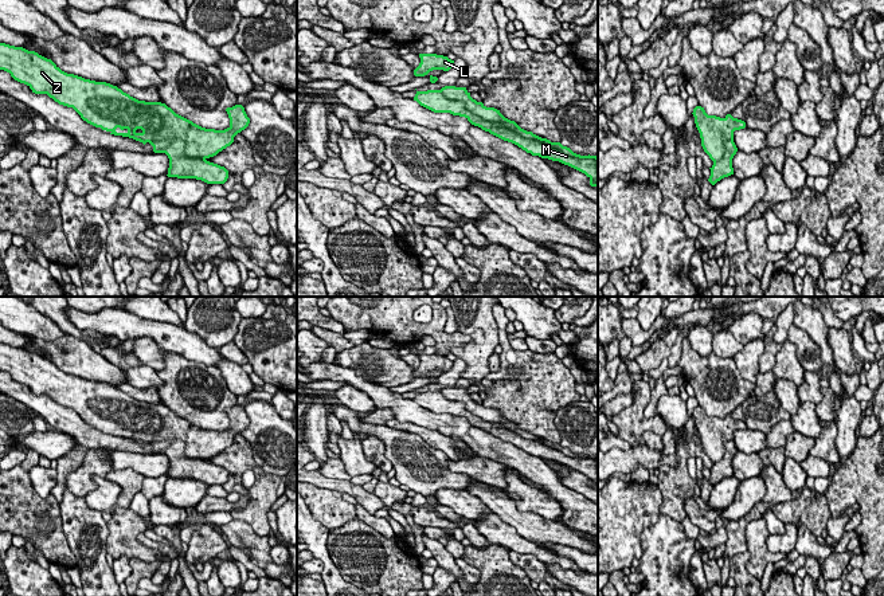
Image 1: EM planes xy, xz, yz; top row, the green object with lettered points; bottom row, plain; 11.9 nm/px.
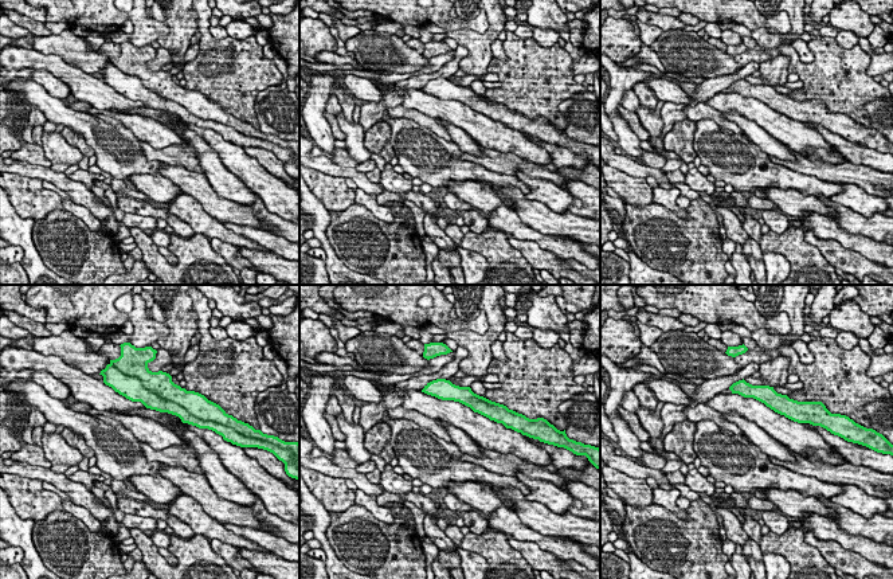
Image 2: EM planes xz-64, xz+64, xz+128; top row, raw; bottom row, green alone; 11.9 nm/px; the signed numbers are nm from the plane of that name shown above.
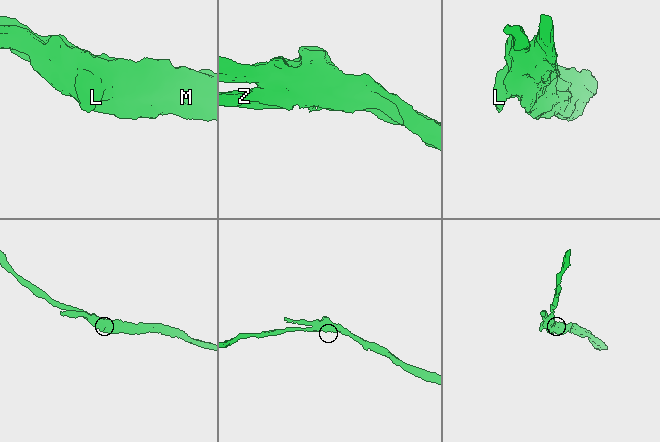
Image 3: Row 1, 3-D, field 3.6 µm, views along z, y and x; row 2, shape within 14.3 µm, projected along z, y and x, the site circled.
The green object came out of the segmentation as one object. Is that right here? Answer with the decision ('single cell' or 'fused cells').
fused cells

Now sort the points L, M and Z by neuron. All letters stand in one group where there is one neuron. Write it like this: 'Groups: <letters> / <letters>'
Groups: L Z / M

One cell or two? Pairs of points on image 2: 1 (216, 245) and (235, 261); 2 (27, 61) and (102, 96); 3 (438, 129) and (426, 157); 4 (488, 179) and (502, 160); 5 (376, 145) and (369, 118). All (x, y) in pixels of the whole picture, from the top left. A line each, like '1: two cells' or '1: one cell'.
1: one cell
2: one cell
3: two cells
4: two cells
5: two cells

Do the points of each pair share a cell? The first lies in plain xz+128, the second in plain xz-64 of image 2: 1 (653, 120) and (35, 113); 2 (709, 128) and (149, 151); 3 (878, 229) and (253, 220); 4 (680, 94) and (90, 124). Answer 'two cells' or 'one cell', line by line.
1: two cells
2: two cells
3: one cell
4: two cells

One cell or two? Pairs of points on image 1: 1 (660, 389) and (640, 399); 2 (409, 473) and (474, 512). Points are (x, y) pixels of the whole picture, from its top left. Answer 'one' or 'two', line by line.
1: two
2: two

